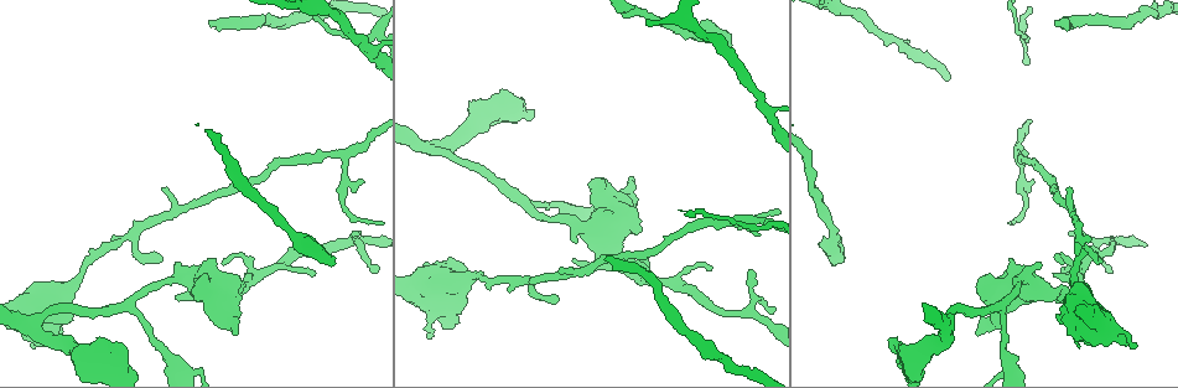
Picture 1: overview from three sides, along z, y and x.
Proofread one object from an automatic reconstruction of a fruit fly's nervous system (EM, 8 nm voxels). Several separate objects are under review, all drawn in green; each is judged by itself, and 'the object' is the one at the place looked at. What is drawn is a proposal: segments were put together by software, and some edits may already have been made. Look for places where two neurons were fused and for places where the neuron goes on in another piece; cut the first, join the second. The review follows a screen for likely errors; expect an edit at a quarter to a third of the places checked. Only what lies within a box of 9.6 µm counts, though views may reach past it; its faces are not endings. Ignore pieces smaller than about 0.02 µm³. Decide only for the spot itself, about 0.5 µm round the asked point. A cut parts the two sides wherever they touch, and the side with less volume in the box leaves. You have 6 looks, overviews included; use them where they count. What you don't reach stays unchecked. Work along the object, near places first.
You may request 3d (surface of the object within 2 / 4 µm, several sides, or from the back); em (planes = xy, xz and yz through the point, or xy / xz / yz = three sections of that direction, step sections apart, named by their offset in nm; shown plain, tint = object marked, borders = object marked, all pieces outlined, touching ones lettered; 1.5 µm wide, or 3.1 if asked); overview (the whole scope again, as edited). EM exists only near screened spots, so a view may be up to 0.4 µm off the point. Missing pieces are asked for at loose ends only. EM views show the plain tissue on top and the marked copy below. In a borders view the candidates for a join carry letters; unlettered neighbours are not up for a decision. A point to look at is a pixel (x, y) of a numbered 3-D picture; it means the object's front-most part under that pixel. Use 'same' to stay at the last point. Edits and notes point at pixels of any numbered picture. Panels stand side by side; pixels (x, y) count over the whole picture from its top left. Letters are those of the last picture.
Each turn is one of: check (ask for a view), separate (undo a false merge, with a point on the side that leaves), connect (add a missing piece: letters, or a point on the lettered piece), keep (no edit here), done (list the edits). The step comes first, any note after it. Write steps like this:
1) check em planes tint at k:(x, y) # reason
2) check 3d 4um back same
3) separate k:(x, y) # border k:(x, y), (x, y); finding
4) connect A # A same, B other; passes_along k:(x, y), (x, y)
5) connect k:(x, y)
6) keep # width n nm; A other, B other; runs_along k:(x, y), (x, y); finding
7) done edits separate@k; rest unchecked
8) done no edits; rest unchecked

check em xy step 4 tint at 1:(992, 321) # thick turns thin

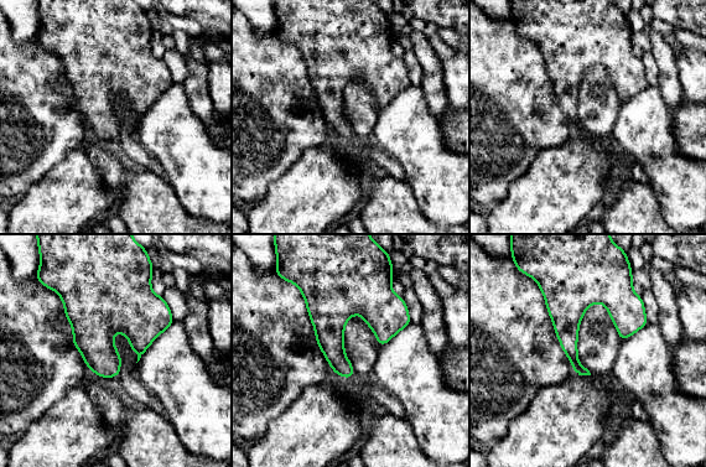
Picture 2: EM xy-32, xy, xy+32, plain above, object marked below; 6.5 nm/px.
check em planes borders same # cut it another way

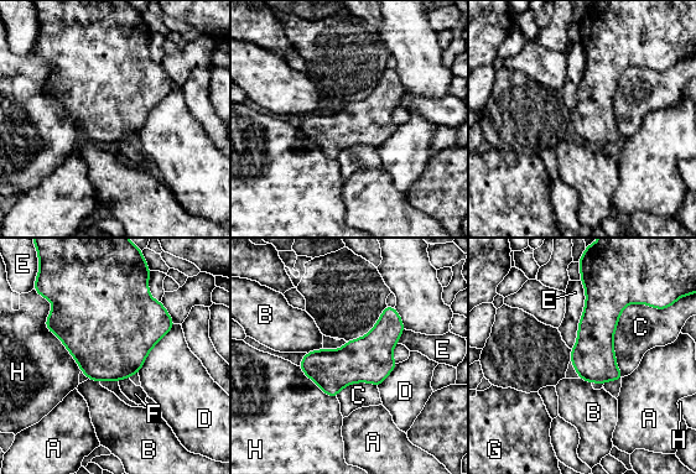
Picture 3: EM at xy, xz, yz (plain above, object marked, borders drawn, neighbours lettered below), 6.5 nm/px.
keep # A other, B other, C other, D other, E other, F other, G other, H other; all the same neuron

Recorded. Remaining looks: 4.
check em planes tint at 1:(831, 264) # free end

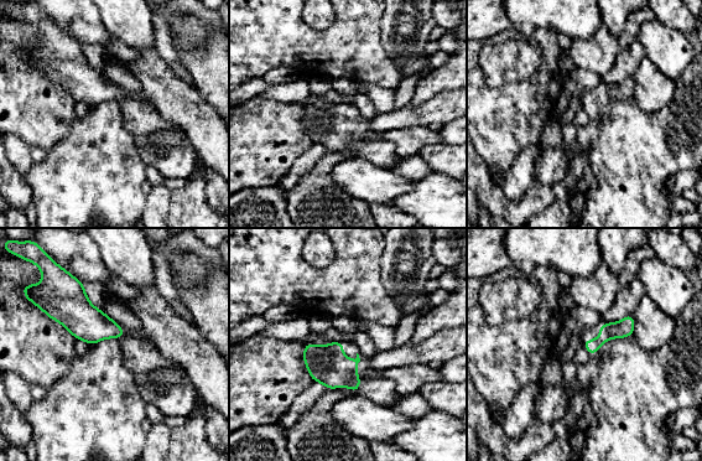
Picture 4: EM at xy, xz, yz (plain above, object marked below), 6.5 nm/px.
check em planes borders same

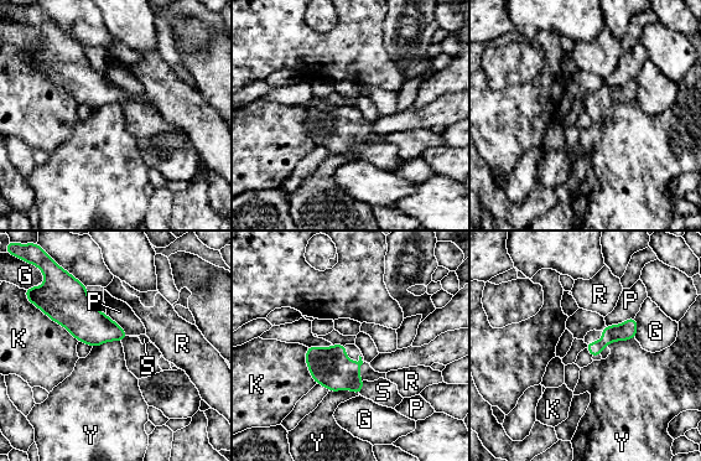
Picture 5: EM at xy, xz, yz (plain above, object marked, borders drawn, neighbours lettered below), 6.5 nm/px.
connect S # G other, K other, P other, R other, S same, Y other; passes_along 5:(330, 367), (362, 387), (383, 392); it goes on there

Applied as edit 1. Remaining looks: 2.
done edits connect@5; rest unchecked

